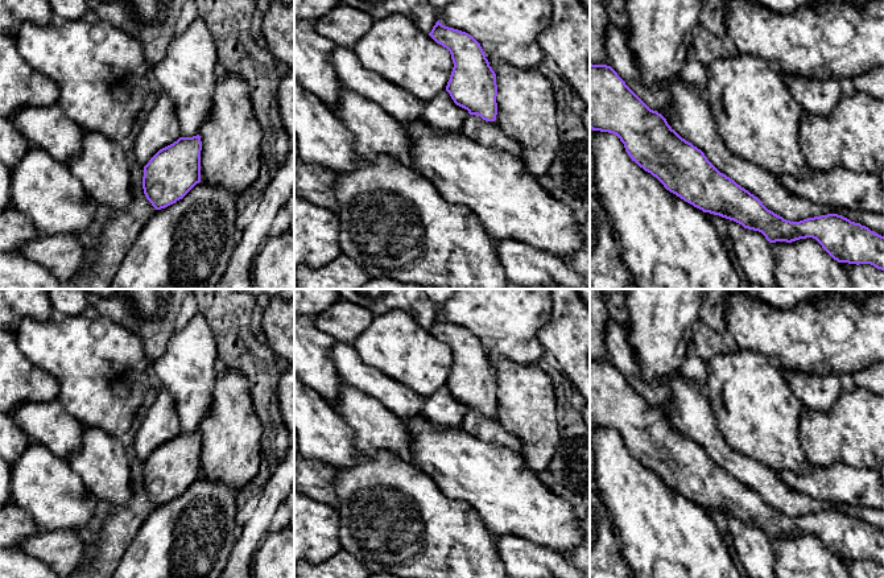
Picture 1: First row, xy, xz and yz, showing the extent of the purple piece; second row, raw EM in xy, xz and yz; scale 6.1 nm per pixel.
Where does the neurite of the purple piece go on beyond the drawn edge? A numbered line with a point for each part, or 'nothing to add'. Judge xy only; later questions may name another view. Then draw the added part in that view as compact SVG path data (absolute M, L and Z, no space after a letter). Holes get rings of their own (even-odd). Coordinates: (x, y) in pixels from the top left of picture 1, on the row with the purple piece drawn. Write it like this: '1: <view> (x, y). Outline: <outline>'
1: xy (161, 127). Outline: M162 91L136 135L129 156L141 166L162 148L181 137L179 121L173 102Z

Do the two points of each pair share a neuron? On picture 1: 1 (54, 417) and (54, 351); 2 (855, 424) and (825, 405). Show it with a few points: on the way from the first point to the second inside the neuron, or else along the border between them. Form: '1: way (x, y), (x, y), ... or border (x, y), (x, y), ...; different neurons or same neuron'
1: border (57, 399), (78, 422); different neurons
2: border (843, 391), (827, 412), (817, 412), (804, 407); different neurons

